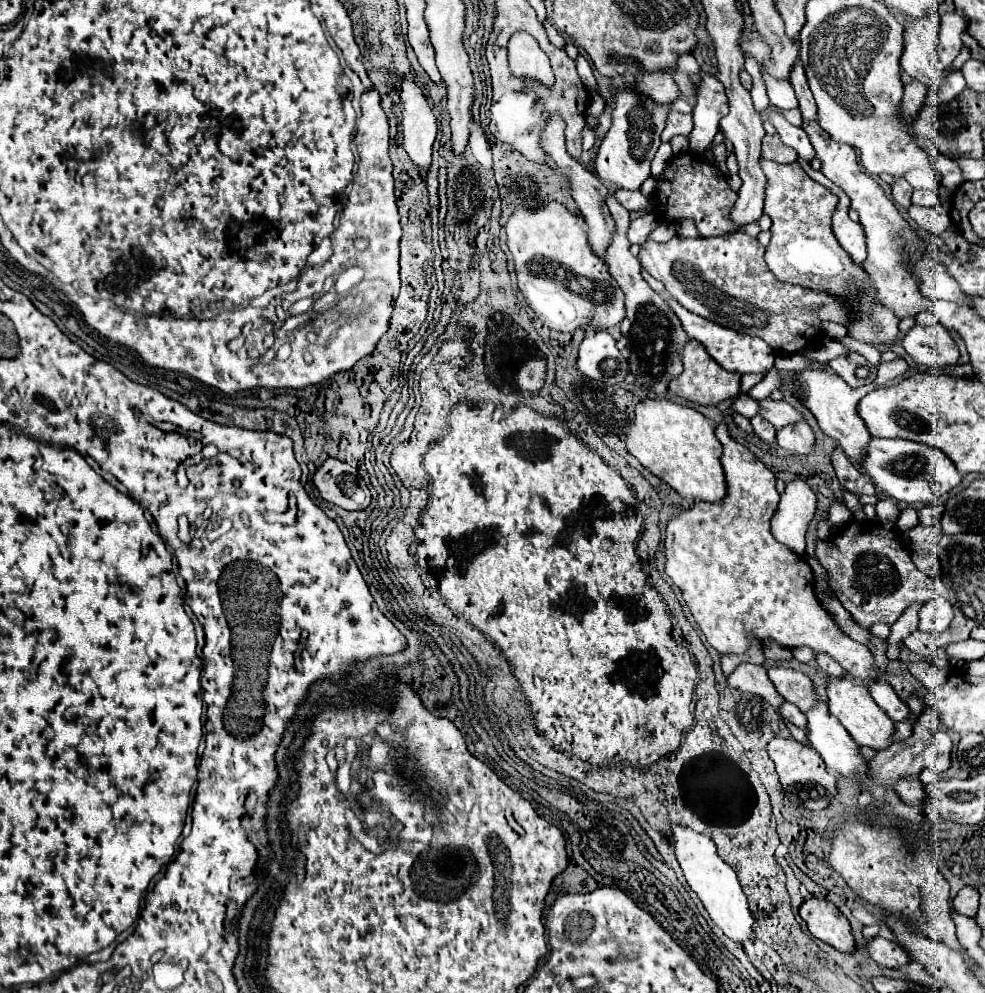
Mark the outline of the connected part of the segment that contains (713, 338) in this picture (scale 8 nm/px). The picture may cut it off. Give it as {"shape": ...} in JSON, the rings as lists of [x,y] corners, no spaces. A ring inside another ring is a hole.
{"shape":[[[667,297],[667,303],[669,303],[669,307],[673,309],[673,313],[679,317],[679,321],[683,323],[685,333],[687,333],[691,339],[697,339],[699,343],[703,343],[705,349],[707,349],[707,353],[709,353],[721,367],[727,367],[727,371],[739,371],[739,373],[767,373],[767,371],[773,367],[773,363],[775,363],[773,349],[771,349],[763,339],[757,339],[757,337],[751,337],[751,335],[745,335],[745,333],[739,333],[739,331],[733,331],[733,329],[727,329],[727,327],[715,325],[715,323],[709,323],[709,319],[685,311],[685,307],[681,307],[681,305],[677,303],[677,299],[673,299],[673,297]]]}

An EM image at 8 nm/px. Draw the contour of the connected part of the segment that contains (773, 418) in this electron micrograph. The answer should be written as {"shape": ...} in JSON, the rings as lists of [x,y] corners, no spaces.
{"shape":[[[763,399],[761,401],[761,411],[759,415],[763,419],[767,419],[769,423],[775,425],[775,429],[797,423],[797,421],[805,421],[803,413],[799,413],[795,407],[791,407],[787,401],[773,401],[773,399]]]}

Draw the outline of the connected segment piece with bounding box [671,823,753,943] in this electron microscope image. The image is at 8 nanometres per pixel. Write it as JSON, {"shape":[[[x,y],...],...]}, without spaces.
{"shape":[[[673,823],[671,829],[673,829],[671,835],[673,835],[673,845],[675,845],[675,855],[677,855],[677,861],[679,861],[681,869],[683,869],[683,875],[685,875],[689,887],[701,899],[701,903],[707,909],[713,923],[727,937],[731,937],[737,943],[741,943],[743,939],[753,937],[753,929],[751,929],[753,917],[751,917],[751,911],[747,907],[747,897],[745,897],[745,893],[741,889],[737,871],[733,871],[733,867],[729,867],[717,855],[717,847],[715,847],[713,839],[703,835],[703,833],[697,833],[697,831],[689,829],[689,827],[683,827],[679,823]]]}

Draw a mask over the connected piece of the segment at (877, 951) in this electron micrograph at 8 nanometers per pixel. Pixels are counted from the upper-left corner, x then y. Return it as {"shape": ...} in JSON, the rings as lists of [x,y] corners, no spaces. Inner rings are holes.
{"shape":[[[875,937],[867,943],[867,951],[871,955],[873,961],[877,961],[879,965],[883,967],[889,967],[889,969],[897,969],[897,967],[903,967],[907,965],[911,959],[907,955],[907,951],[903,951],[901,945],[897,943],[891,943],[883,937]]]}

